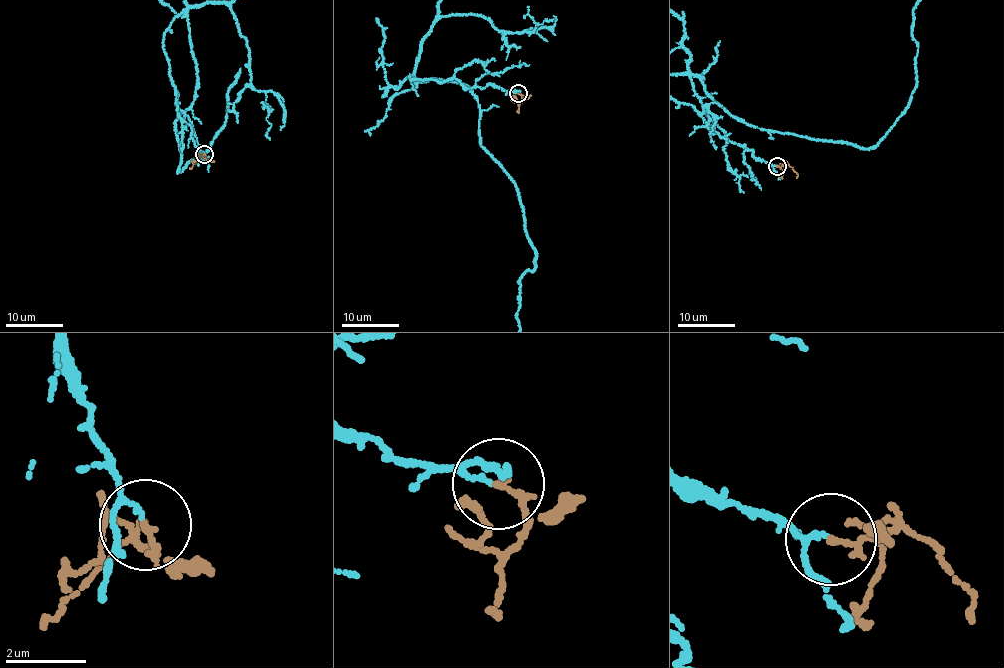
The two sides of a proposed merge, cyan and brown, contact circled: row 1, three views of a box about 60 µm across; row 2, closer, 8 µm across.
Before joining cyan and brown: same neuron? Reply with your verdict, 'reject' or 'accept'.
accept

